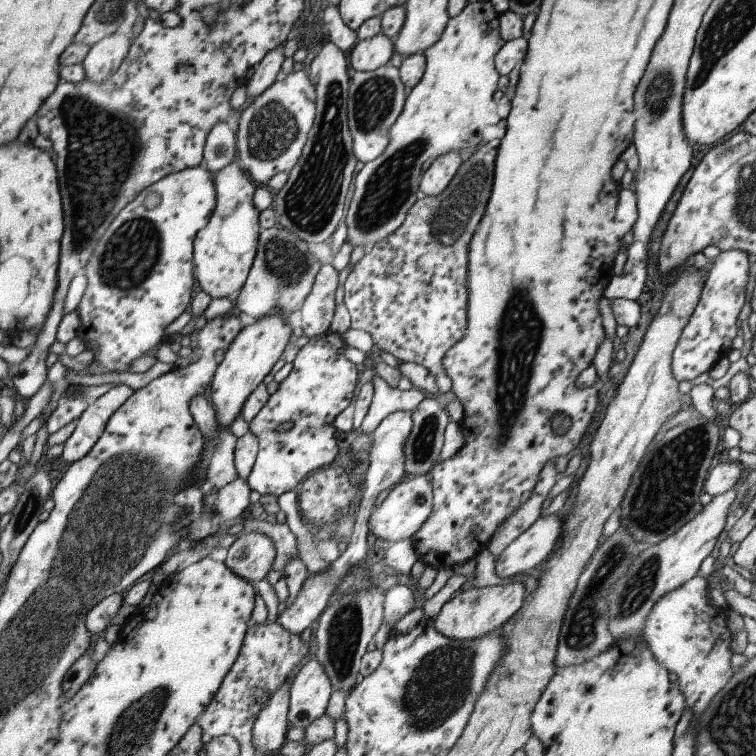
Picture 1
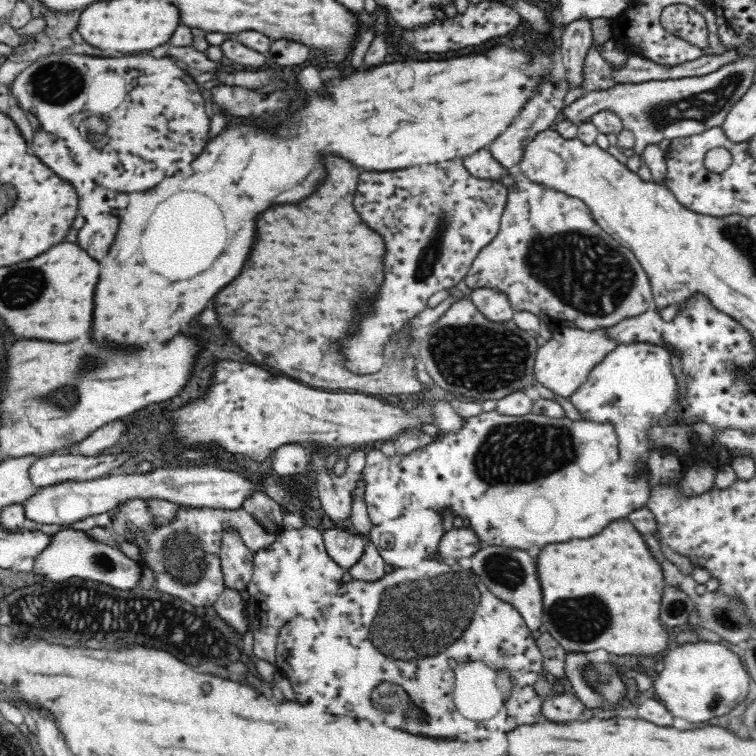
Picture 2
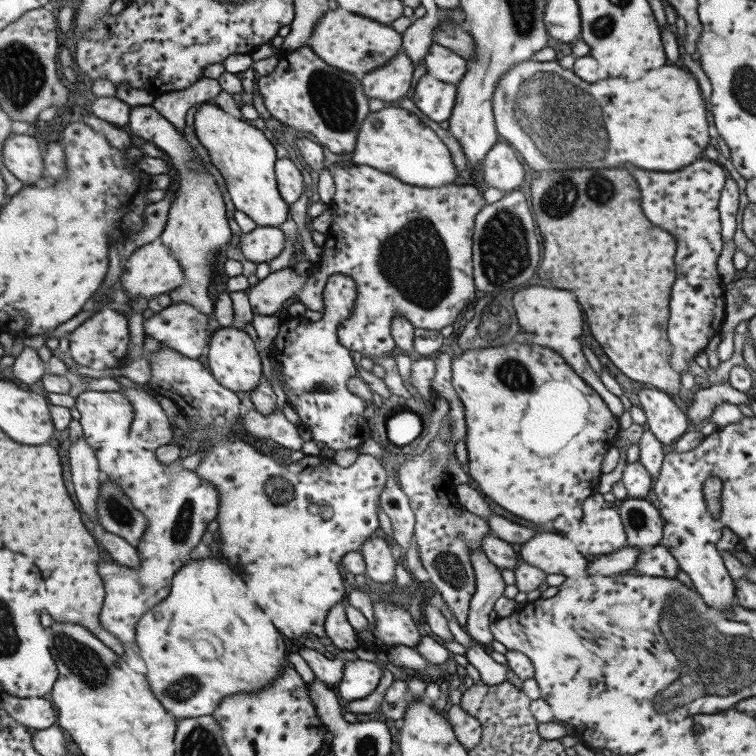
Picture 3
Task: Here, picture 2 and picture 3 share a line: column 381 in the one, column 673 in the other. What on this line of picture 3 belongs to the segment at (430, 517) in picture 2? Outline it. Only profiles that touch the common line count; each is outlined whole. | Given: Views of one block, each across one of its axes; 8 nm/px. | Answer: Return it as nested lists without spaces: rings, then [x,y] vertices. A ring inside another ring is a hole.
[[[665,524],[662,528],[662,536],[658,544],[669,549],[669,553],[677,559],[679,569],[689,576],[694,589],[699,592],[699,597],[703,598],[703,602],[709,608],[713,608],[717,612],[723,612],[723,610],[727,610],[733,604],[736,600],[734,581],[730,578],[729,573],[727,573],[721,555],[715,549],[713,543],[699,544],[691,534],[687,534],[687,530],[677,528],[673,524]]]

